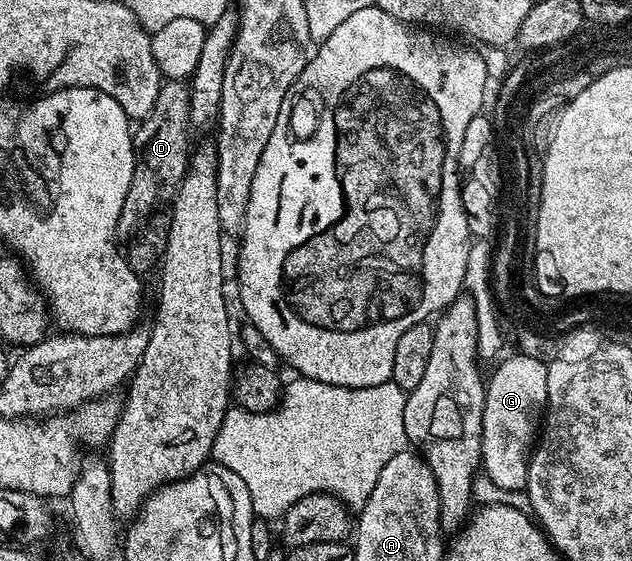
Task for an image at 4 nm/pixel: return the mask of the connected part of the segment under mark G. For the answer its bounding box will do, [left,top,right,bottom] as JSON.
[481,357,547,491]

